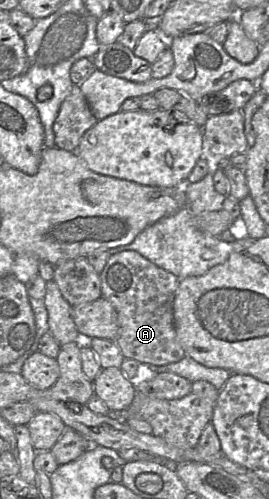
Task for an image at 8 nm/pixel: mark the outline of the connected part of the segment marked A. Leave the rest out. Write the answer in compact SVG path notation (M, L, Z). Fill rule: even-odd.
M126 250L110 256L100 273L100 279L102 297L109 301L117 312L119 330L114 342L125 358L149 366L166 366L186 356L178 342L174 326L173 304L180 281L175 275L156 266L138 252Z

